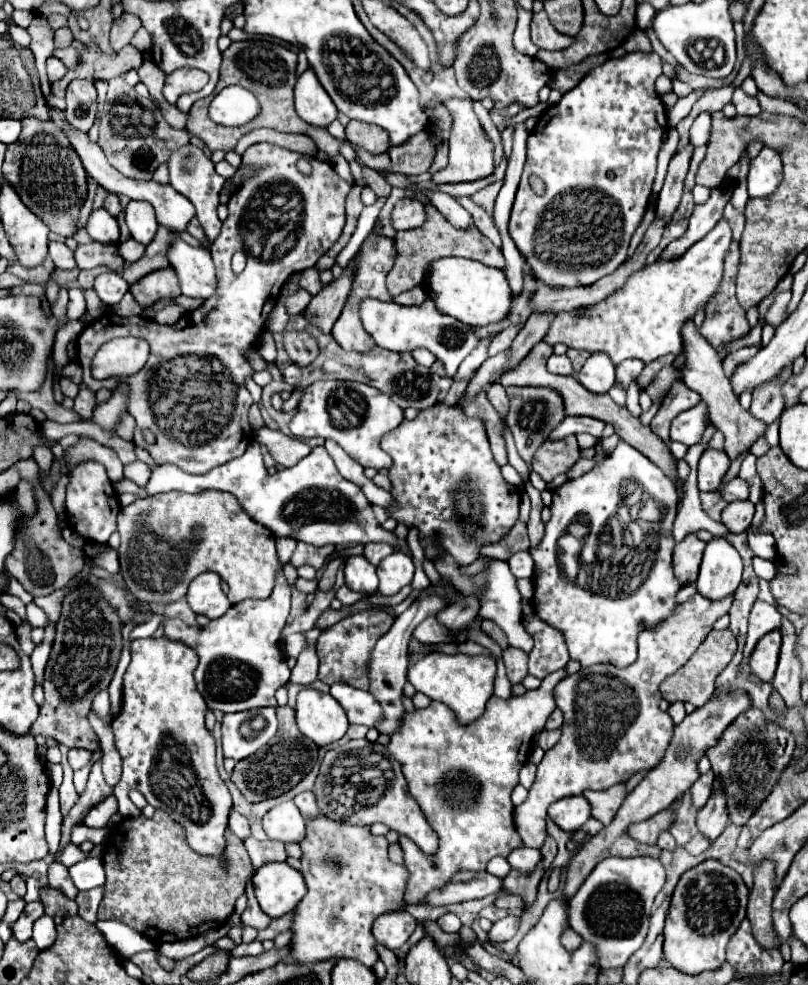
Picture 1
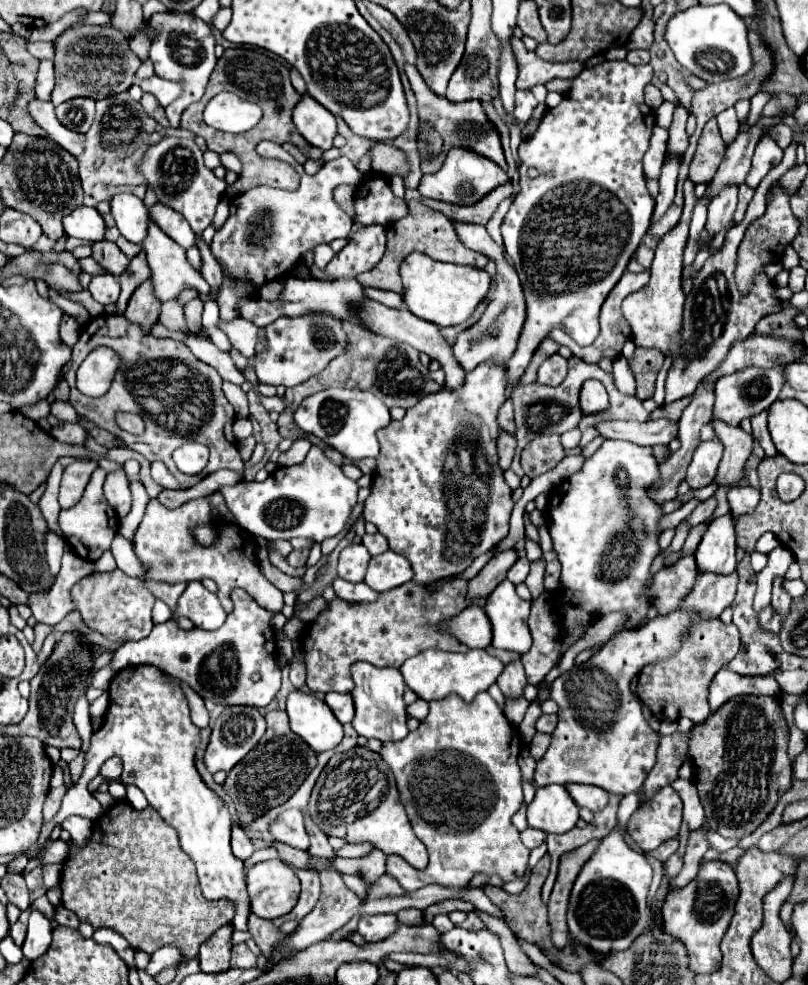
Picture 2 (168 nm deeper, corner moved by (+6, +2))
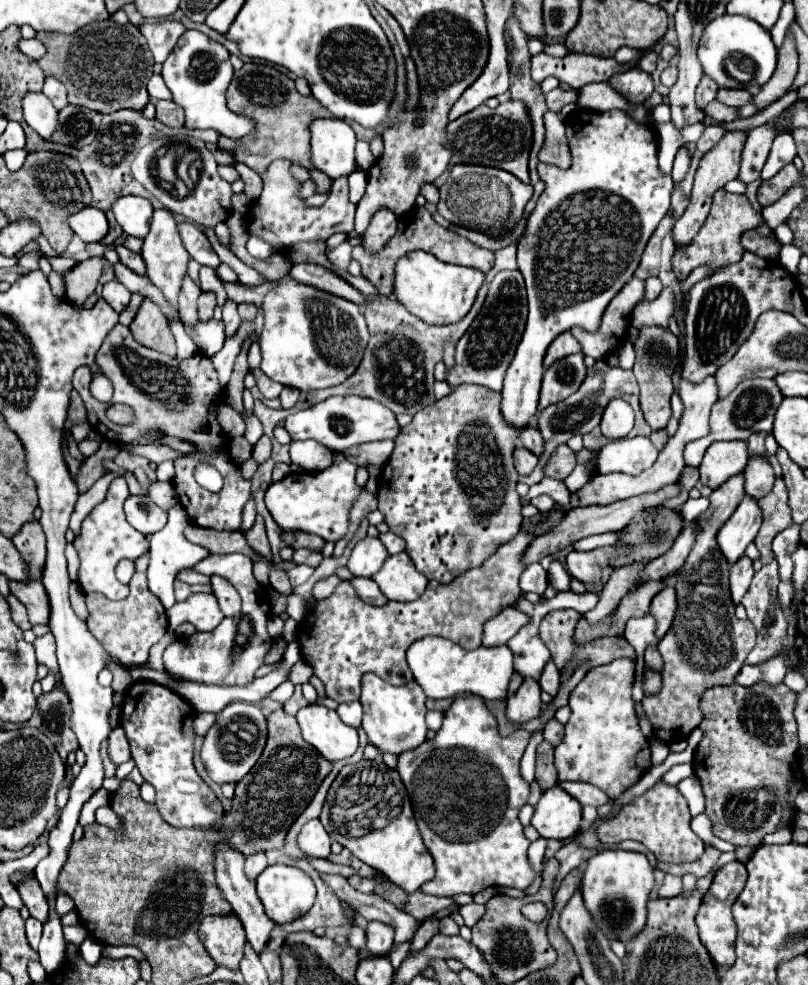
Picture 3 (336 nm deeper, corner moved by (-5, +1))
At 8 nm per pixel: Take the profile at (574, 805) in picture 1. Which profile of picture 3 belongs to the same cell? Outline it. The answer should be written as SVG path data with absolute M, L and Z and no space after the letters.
M549 788L541 800L535 804L535 814L531 826L541 834L541 838L565 840L575 836L581 824L581 804L567 792Z

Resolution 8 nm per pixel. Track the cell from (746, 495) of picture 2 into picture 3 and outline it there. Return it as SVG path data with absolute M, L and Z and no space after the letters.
M751 456L745 468L745 492L757 500L771 492L775 482L775 472L767 456Z

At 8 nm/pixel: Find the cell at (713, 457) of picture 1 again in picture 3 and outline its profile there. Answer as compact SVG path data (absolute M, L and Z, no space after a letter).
M741 440L713 442L707 448L705 458L699 466L701 482L715 490L731 476L741 474L747 466L747 460L749 460L747 442L741 442Z

